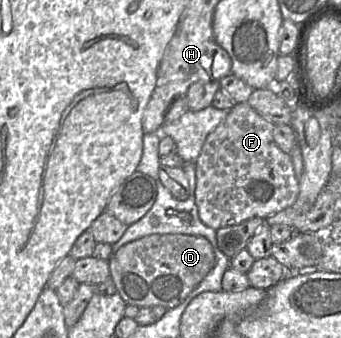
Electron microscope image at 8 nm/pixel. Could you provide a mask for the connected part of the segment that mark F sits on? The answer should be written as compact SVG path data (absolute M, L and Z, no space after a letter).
M242 102L235 104L228 111L225 120L208 134L198 158L194 162L196 175L195 202L198 208L199 218L206 226L217 230L219 228L237 225L253 217L264 219L265 222L265 219L270 215L278 213L294 204L299 192L298 180L295 177L294 168L289 154L283 152L274 141L273 127L273 123L260 116L247 102Z

